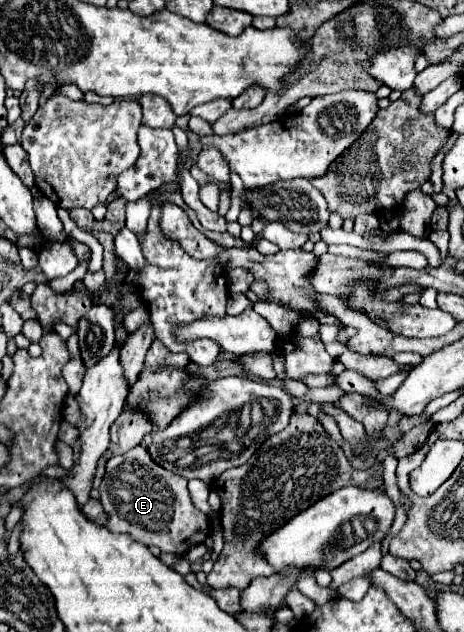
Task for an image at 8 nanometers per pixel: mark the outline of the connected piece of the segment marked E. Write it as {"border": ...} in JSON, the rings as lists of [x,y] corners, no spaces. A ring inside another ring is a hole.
{"border":[[[141,445],[107,461],[99,493],[111,533],[127,533],[133,541],[159,547],[161,553],[183,555],[211,535],[209,517],[191,503],[187,479],[157,465]]]}

